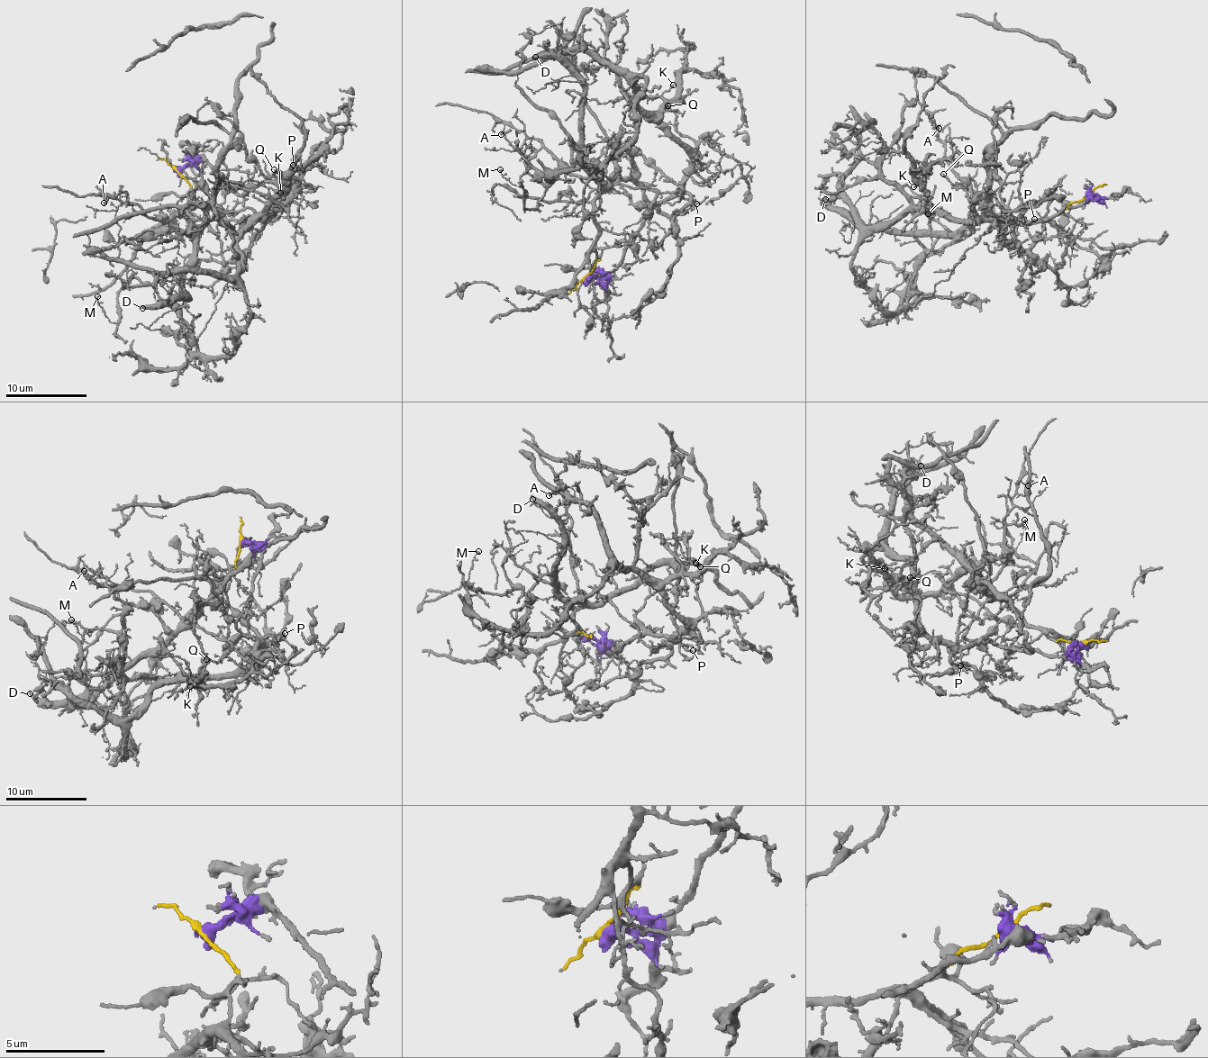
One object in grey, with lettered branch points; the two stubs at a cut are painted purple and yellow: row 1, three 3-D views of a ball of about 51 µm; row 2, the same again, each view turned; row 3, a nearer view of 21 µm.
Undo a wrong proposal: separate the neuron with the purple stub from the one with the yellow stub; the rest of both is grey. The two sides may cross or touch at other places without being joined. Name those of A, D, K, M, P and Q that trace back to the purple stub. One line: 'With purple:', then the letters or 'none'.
With purple: K, P, Q

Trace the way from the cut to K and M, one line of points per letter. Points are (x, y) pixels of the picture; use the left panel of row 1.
K: (177, 170), (203, 161), (240, 195), (271, 183), (289, 188), (289, 198), (265, 212), (269, 189), (280, 194)
M: (177, 171), (190, 185), (196, 239), (184, 277), (165, 301), (134, 276), (113, 322), (98, 296)

